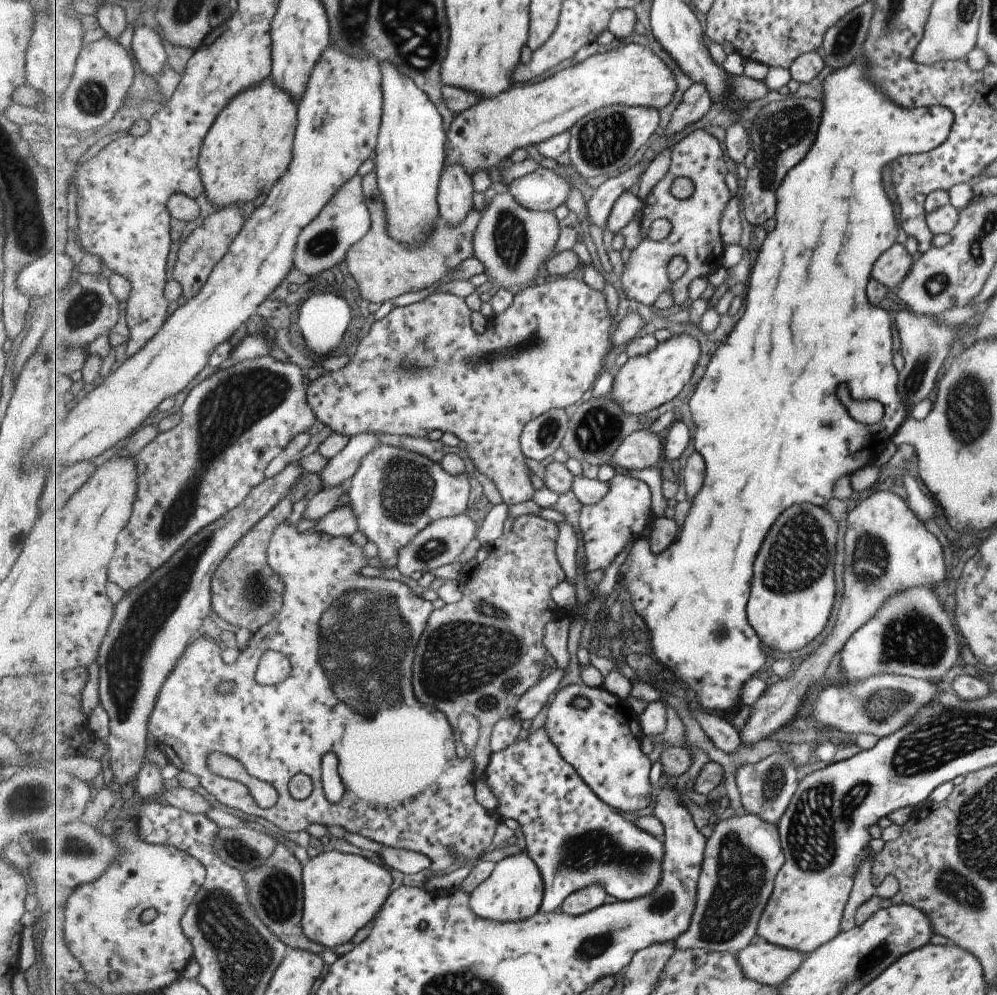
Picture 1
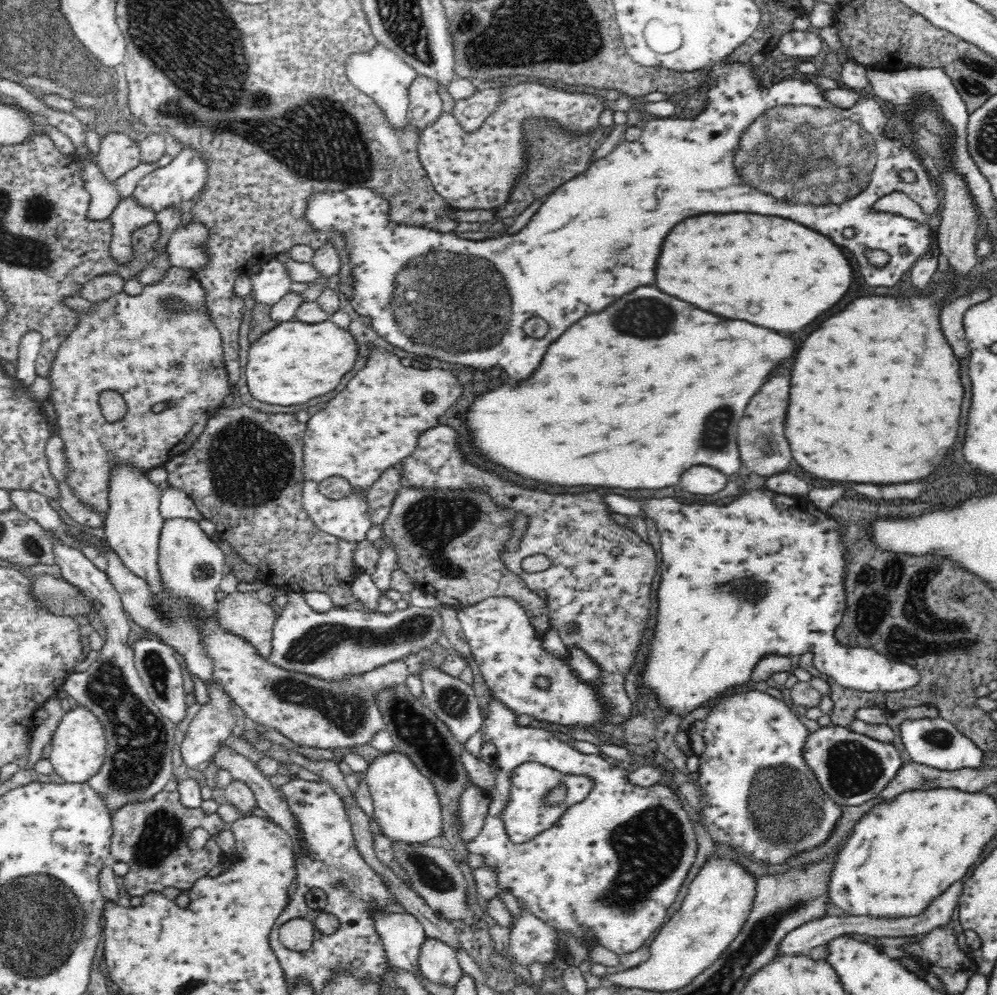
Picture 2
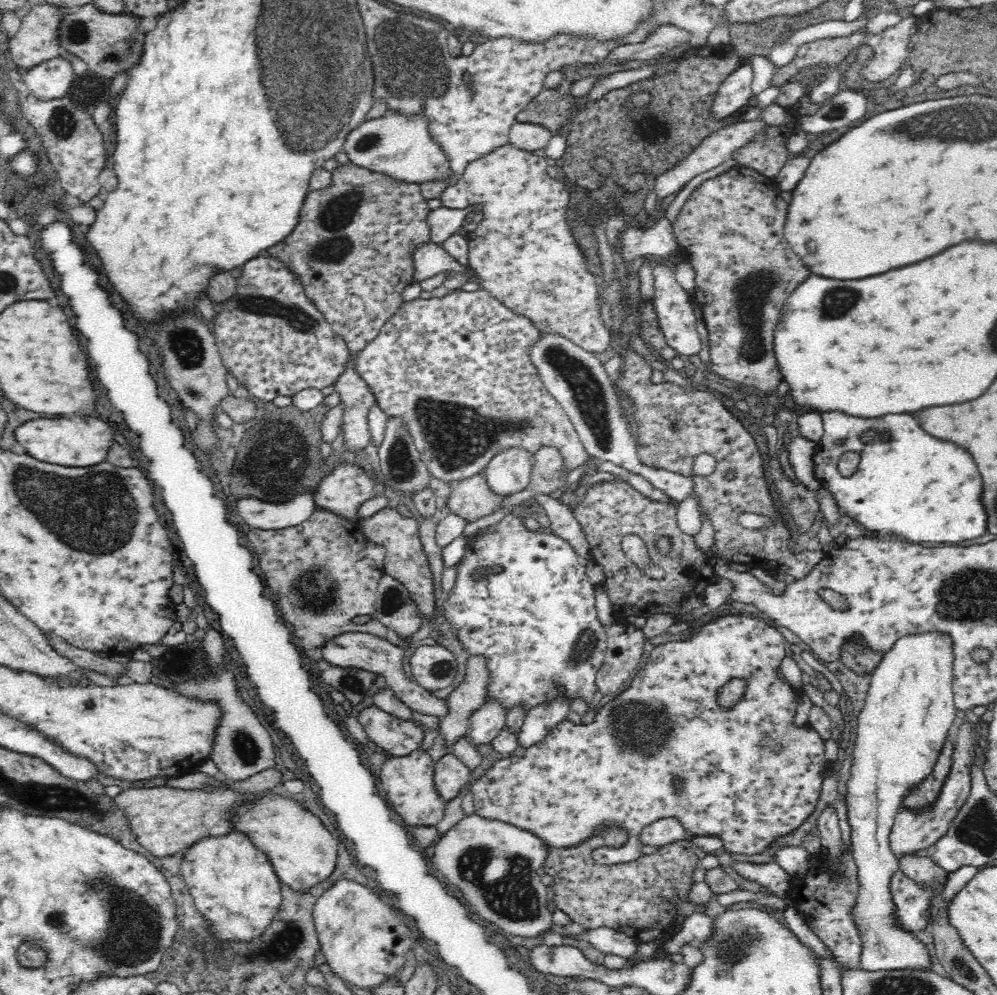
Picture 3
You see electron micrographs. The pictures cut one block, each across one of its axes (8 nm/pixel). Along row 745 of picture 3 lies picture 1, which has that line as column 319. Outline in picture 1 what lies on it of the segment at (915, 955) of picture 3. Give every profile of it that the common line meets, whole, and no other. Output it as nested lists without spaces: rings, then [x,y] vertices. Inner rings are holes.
[[[326,851],[304,866],[304,934],[328,948],[337,948],[373,920],[375,912],[389,899],[394,871],[363,856]]]

